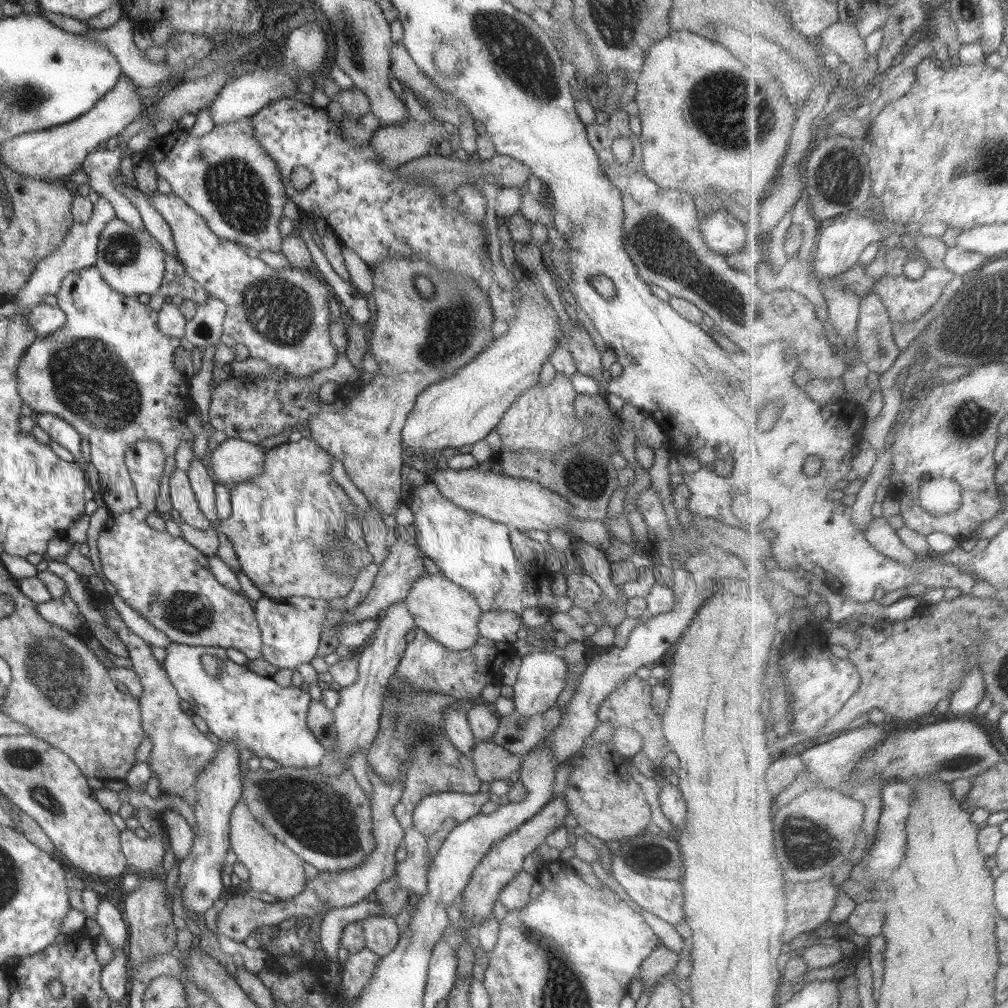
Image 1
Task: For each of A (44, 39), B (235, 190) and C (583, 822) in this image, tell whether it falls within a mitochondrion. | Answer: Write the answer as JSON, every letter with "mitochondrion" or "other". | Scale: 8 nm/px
{"A":"other","B":"mitochondrion","C":"other"}

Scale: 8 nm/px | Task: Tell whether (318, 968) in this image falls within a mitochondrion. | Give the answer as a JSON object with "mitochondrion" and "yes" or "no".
{"mitochondrion":"no"}

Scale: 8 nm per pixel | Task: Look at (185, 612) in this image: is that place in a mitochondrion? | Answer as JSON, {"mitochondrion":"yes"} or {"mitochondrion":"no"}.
{"mitochondrion":"yes"}

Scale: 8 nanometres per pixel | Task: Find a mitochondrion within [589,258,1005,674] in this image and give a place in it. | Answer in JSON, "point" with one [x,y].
{"point":[969,423]}

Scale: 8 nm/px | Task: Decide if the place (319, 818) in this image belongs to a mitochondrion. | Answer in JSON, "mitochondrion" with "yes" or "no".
{"mitochondrion":"yes"}

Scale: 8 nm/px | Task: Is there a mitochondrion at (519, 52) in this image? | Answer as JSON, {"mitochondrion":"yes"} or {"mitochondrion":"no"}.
{"mitochondrion":"yes"}

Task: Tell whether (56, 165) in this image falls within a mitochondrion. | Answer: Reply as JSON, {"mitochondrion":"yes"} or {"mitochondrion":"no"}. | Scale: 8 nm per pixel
{"mitochondrion":"no"}

